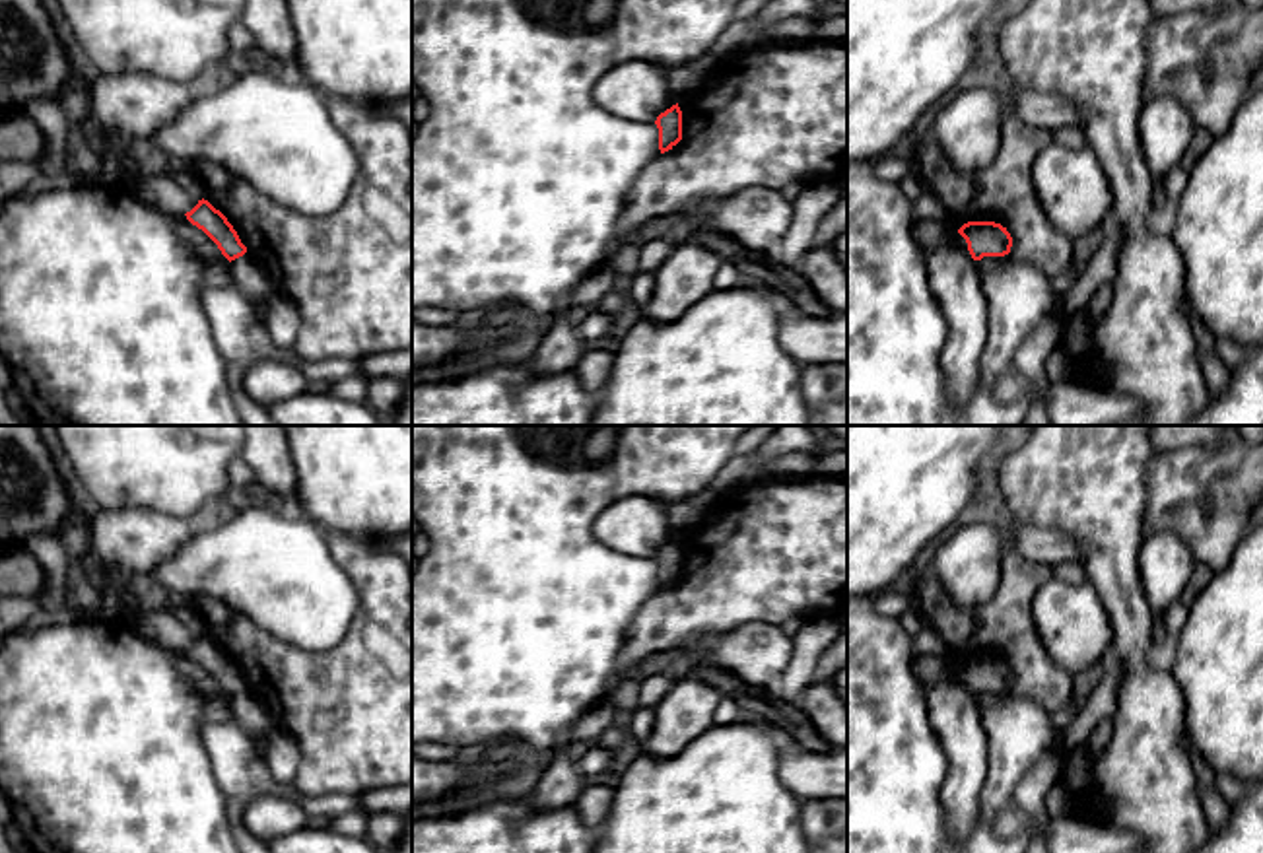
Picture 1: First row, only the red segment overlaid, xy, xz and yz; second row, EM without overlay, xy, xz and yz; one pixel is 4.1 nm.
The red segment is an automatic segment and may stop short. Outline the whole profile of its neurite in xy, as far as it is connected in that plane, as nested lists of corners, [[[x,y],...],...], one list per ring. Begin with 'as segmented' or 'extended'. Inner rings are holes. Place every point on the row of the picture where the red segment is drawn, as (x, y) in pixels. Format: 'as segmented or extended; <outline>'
as segmented; [[[198,200],[198,204],[185,216],[218,245],[229,262],[247,253],[247,247],[241,243],[233,225],[208,200]]]

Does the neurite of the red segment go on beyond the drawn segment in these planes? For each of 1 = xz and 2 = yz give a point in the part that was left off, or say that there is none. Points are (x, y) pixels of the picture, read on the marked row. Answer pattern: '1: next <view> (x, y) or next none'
1: next none
2: next none

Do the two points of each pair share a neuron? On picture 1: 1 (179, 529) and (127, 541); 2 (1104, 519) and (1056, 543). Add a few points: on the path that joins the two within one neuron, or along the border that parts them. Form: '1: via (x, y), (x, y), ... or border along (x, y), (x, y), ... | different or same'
1: via (166, 535), (140, 539) | same
2: border along (1024, 523), (1069, 533), (1079, 543), (1085, 558) | different

